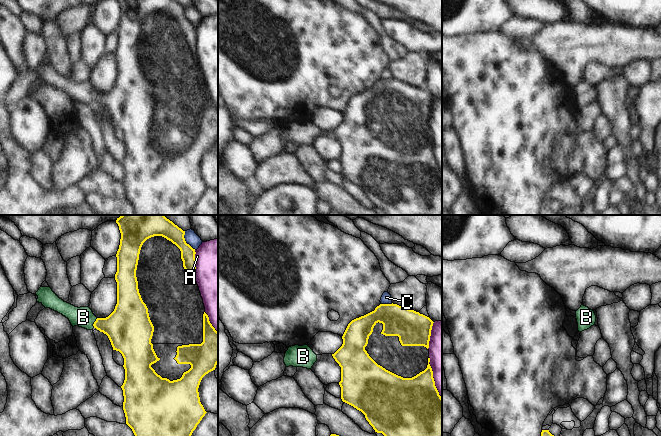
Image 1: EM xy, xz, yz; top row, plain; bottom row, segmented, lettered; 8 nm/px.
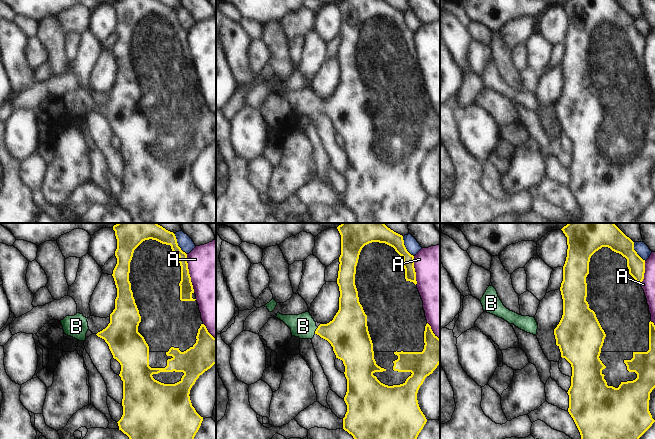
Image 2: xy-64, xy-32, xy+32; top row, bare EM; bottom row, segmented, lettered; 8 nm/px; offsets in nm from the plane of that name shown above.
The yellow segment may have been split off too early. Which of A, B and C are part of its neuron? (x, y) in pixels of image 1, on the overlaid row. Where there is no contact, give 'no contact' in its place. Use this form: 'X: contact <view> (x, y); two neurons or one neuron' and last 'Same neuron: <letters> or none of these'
A: contact xy (195, 262); two neurons
B: contact xy (94, 323); one neuron
C: contact xy (185, 241); two neurons
Same neuron: B

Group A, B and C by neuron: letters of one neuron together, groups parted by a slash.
A / B / C

